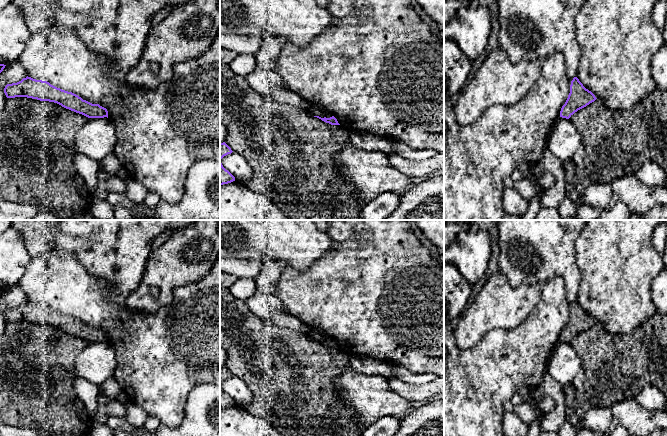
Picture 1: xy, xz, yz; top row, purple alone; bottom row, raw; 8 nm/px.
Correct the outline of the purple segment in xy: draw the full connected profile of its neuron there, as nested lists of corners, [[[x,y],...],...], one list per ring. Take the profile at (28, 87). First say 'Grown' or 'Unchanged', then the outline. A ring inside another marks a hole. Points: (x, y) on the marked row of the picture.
Unchanged. [[[28,76],[17,83],[7,84],[4,93],[7,98],[27,97],[54,102],[88,118],[108,118],[107,109],[99,104],[92,104],[72,92],[51,85],[47,81],[36,80]]]

